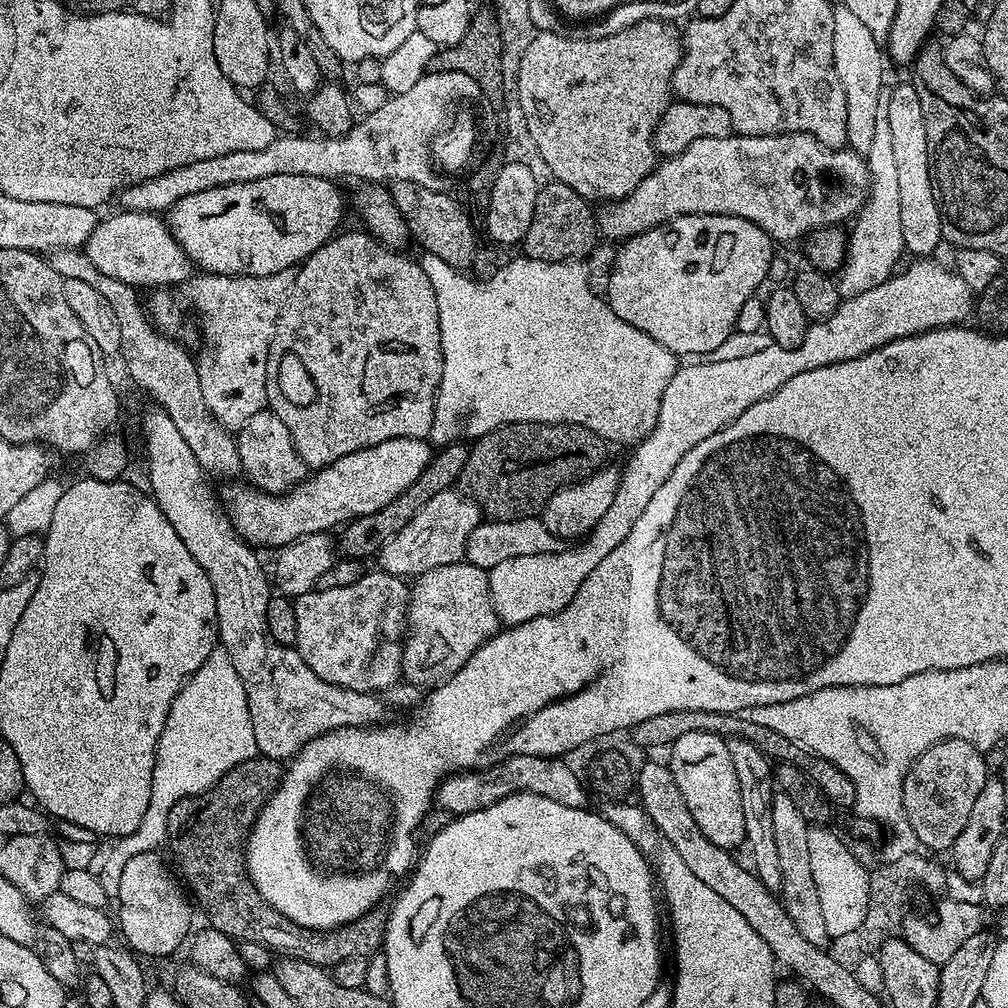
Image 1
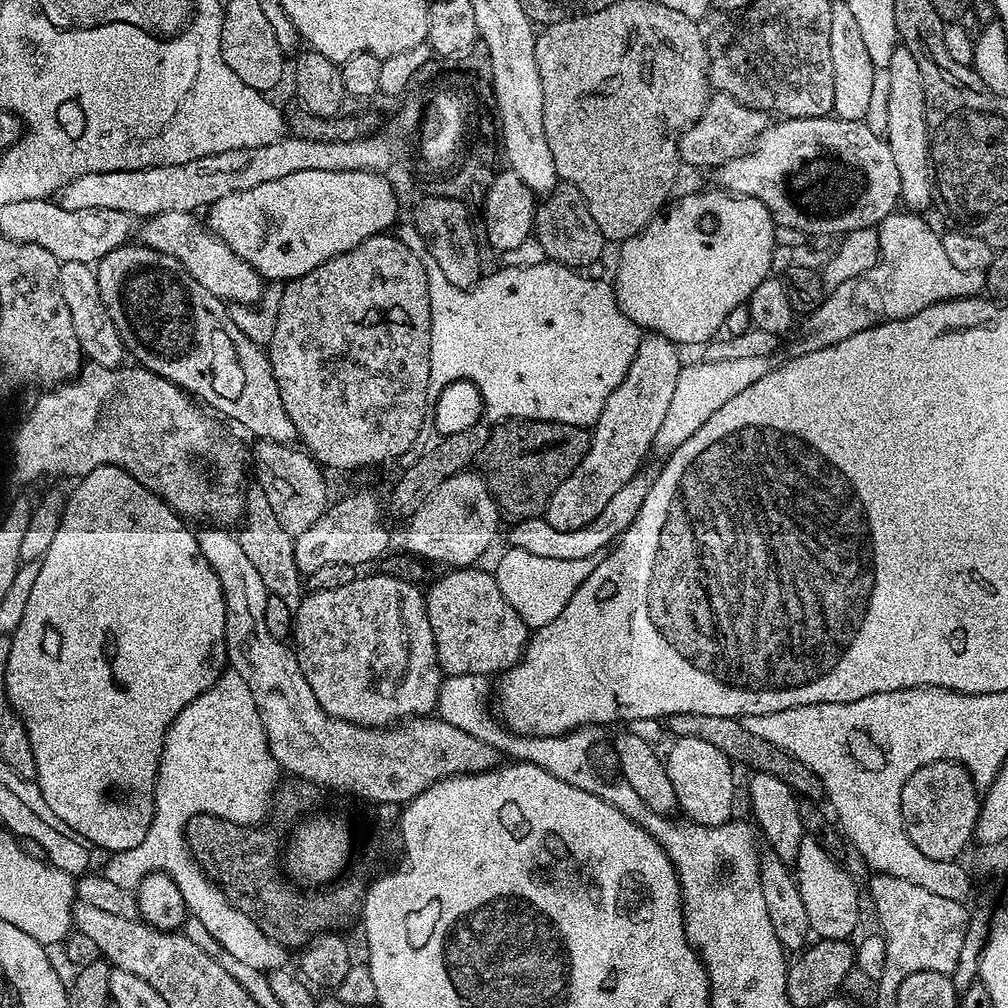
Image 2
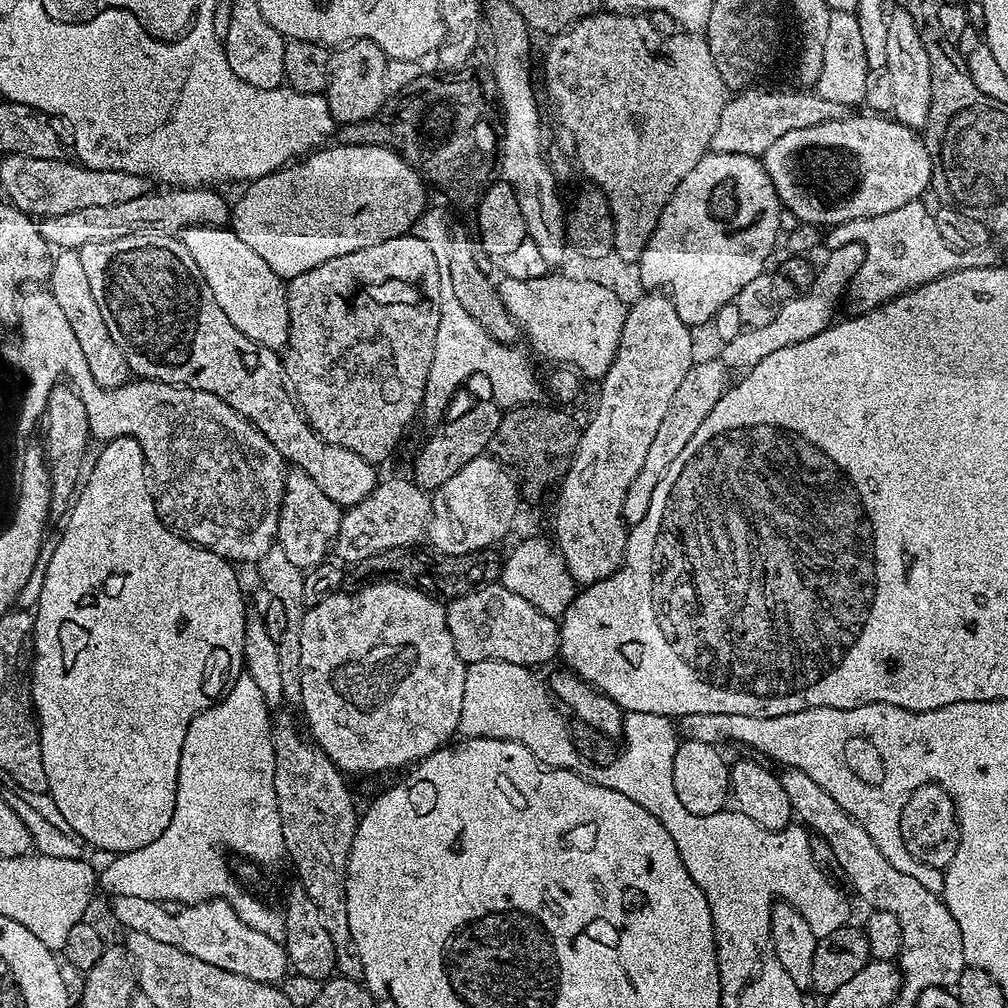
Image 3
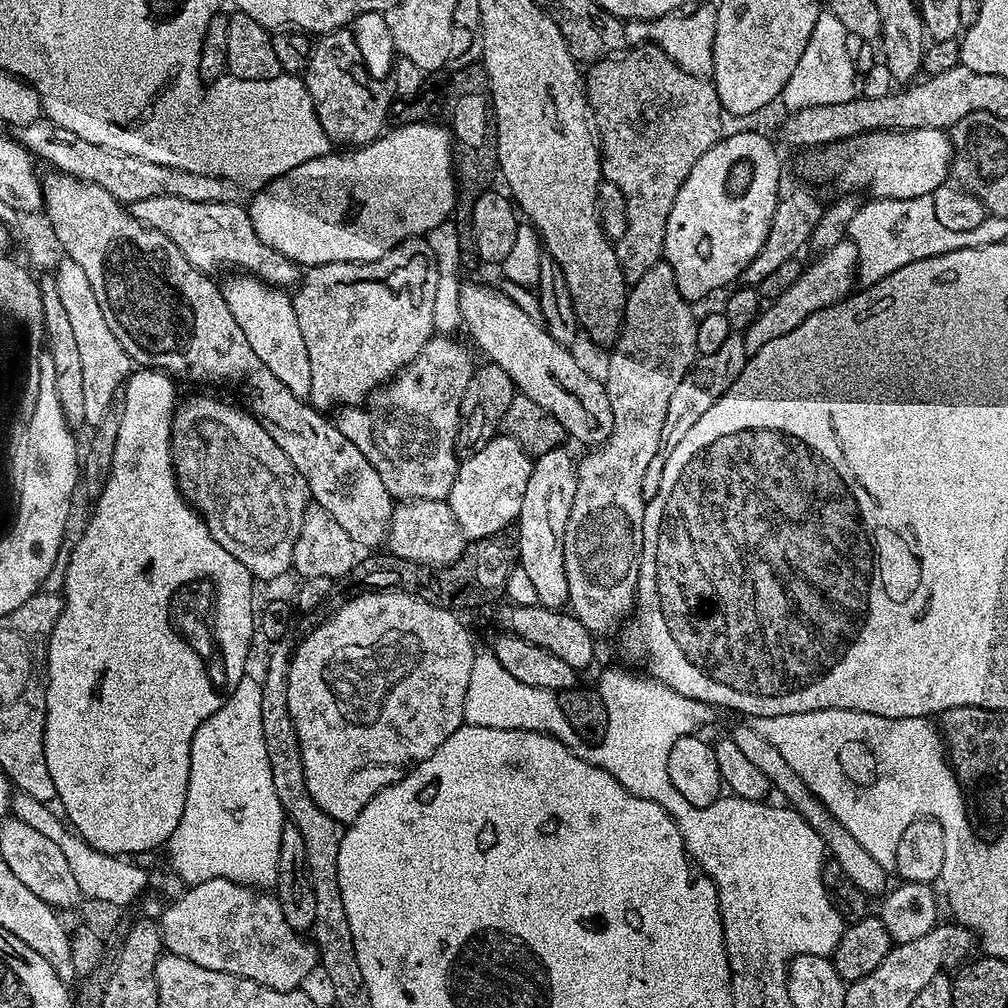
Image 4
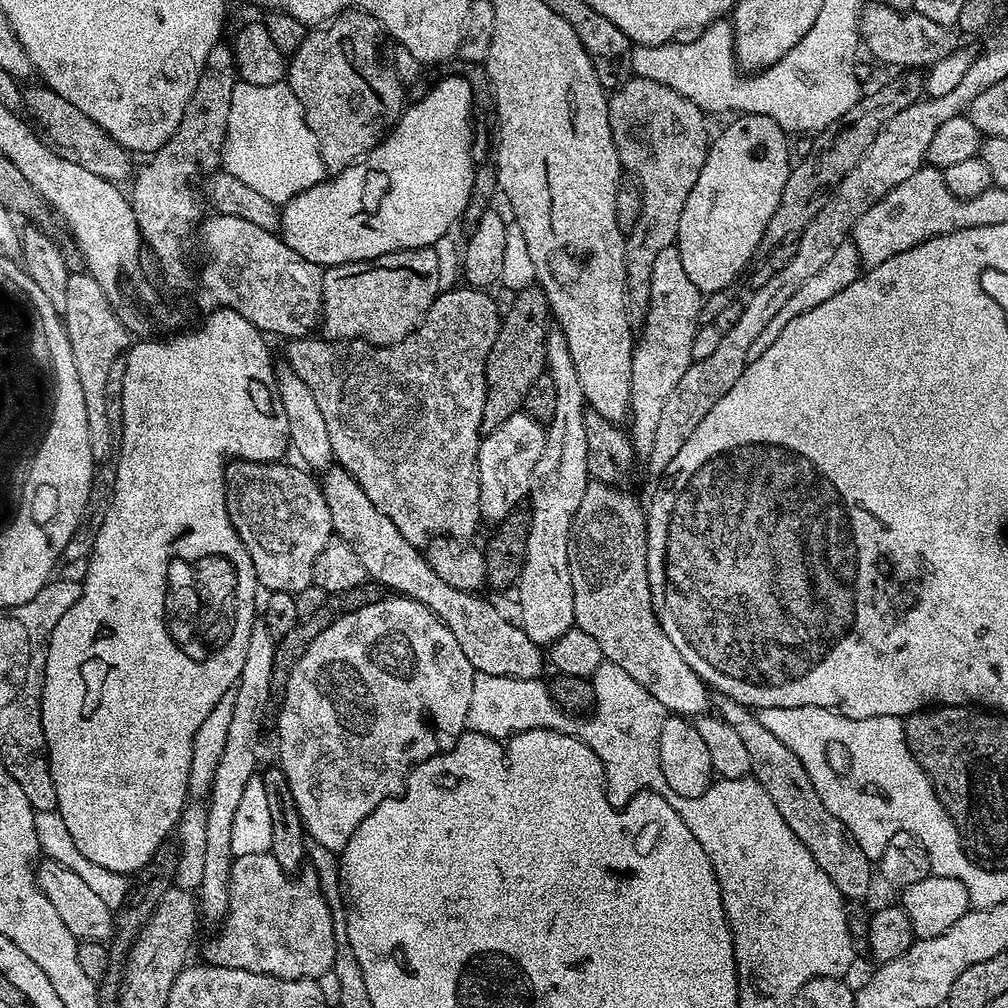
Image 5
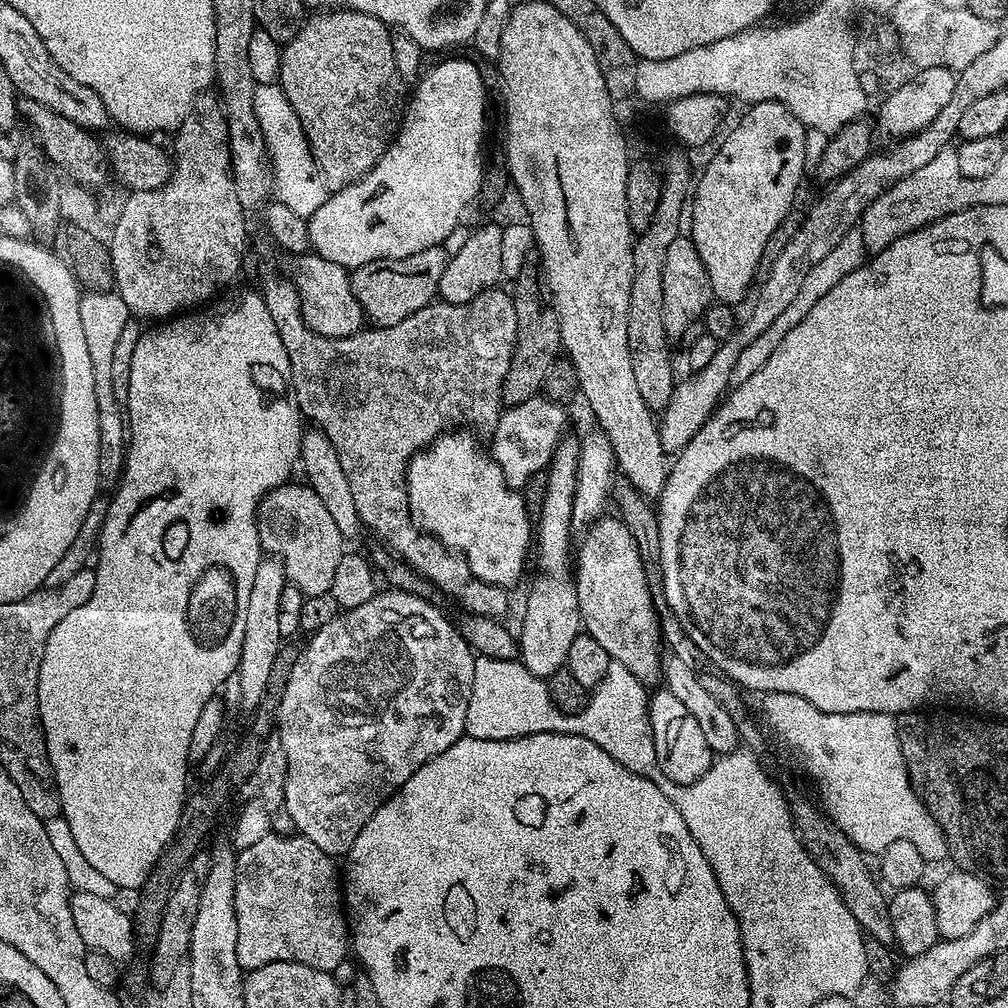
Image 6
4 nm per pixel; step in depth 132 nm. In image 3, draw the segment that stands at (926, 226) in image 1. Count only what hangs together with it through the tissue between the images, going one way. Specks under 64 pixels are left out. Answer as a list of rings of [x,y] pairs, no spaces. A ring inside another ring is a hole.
[[[893,7],[887,13],[884,25],[884,61],[889,68],[891,93],[894,94],[891,115],[897,124],[904,124],[913,130],[923,129],[930,114],[930,58],[926,58],[926,46],[922,46],[914,20],[904,8]]]

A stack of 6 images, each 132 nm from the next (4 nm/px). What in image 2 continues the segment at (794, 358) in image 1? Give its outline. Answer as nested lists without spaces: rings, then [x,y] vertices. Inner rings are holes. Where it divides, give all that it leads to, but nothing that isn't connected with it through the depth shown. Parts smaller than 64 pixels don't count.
[[[897,210],[878,225],[880,233],[880,259],[866,274],[858,274],[858,278],[850,278],[842,282],[842,286],[831,289],[824,301],[815,310],[807,313],[808,325],[800,332],[800,340],[792,344],[792,356],[804,356],[807,352],[822,350],[826,346],[834,346],[862,330],[870,330],[879,324],[891,320],[905,320],[926,306],[934,306],[943,300],[964,300],[967,296],[980,296],[986,288],[985,273],[978,270],[958,270],[958,266],[950,263],[946,250],[942,250],[941,233],[935,232],[924,221],[925,217],[907,210]],[[767,356],[758,358],[730,359],[726,362],[710,362],[701,359],[700,364],[681,367],[678,382],[674,386],[674,398],[670,398],[670,407],[666,410],[666,418],[662,418],[662,426],[658,426],[655,451],[671,454],[686,438],[690,438],[709,420],[734,394],[742,394],[746,386],[754,386],[758,378],[770,371],[770,360]],[[509,547],[508,553],[497,562],[494,575],[498,582],[498,590],[502,590],[502,598],[518,610],[518,618],[535,630],[554,622],[562,610],[566,610],[566,602],[574,598],[574,590],[594,574],[597,557],[590,558],[538,558],[538,554],[530,554],[521,548]]]

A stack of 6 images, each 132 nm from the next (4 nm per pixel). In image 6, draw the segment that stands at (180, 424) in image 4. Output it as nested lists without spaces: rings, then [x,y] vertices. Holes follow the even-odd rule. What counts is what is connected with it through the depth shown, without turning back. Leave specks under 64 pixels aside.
[[[289,482],[272,488],[262,511],[257,515],[256,525],[261,549],[269,557],[280,561],[287,583],[302,590],[305,597],[332,591],[334,569],[346,548],[334,518],[330,518],[322,498],[318,498],[307,483]]]

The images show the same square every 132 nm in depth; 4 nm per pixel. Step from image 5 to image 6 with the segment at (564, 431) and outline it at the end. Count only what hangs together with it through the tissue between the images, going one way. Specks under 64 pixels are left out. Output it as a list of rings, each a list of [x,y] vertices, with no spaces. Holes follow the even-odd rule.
[[[565,435],[561,439],[560,443],[556,445],[556,448],[552,452],[552,460],[547,466],[546,475],[548,478],[548,485],[546,486],[546,502],[542,502],[542,514],[538,517],[538,523],[534,528],[534,560],[540,563],[540,573],[536,576],[536,581],[532,584],[532,589],[528,592],[528,601],[524,604],[524,621],[520,624],[520,632],[518,631],[518,659],[520,663],[526,666],[526,670],[530,670],[530,674],[541,678],[547,678],[555,674],[555,672],[561,671],[568,663],[568,655],[570,654],[570,645],[574,643],[574,638],[581,635],[582,621],[580,619],[580,611],[578,610],[578,594],[576,593],[576,582],[574,579],[574,564],[570,559],[570,552],[568,556],[568,547],[572,544],[572,531],[574,531],[574,525],[572,522],[572,511],[574,510],[574,494],[576,493],[576,483],[578,482],[578,464],[580,462],[580,440],[577,437]]]

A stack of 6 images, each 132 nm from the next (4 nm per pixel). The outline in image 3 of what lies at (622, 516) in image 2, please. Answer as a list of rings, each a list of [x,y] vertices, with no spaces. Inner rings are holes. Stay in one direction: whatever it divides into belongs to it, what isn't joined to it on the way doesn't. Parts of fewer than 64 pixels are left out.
[[[704,360],[693,363],[692,369],[682,378],[682,386],[678,386],[678,391],[674,393],[674,398],[670,402],[670,407],[666,410],[662,422],[658,426],[658,431],[654,434],[654,442],[650,442],[650,451],[646,453],[646,462],[642,462],[642,470],[638,470],[638,478],[630,482],[630,490],[626,490],[626,502],[624,503],[624,523],[631,526],[642,522],[646,518],[646,510],[650,510],[650,498],[654,498],[654,490],[658,490],[658,482],[670,470],[670,462],[682,454],[682,446],[694,438],[694,433],[698,431],[698,426],[706,422],[710,410],[718,406],[725,392],[730,387],[730,369],[719,360]]]

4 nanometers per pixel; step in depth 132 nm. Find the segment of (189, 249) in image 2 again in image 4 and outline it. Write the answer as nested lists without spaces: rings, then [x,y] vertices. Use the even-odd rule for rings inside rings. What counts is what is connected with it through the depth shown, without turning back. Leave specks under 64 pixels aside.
[[[236,274],[223,289],[226,306],[230,306],[230,314],[234,314],[234,322],[242,326],[242,334],[246,334],[246,342],[250,342],[250,350],[262,358],[262,362],[290,394],[301,398],[312,395],[310,382],[310,354],[306,350],[306,338],[302,338],[302,329],[298,326],[298,314],[294,314],[292,296],[285,289],[269,287],[257,276]]]

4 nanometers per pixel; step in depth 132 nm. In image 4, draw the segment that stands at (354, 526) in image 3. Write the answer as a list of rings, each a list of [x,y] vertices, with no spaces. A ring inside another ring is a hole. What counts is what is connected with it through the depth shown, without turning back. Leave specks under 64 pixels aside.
[[[406,500],[392,509],[392,523],[386,537],[391,555],[406,558],[410,562],[430,564],[434,568],[446,568],[464,553],[466,541],[454,514],[444,500]]]

